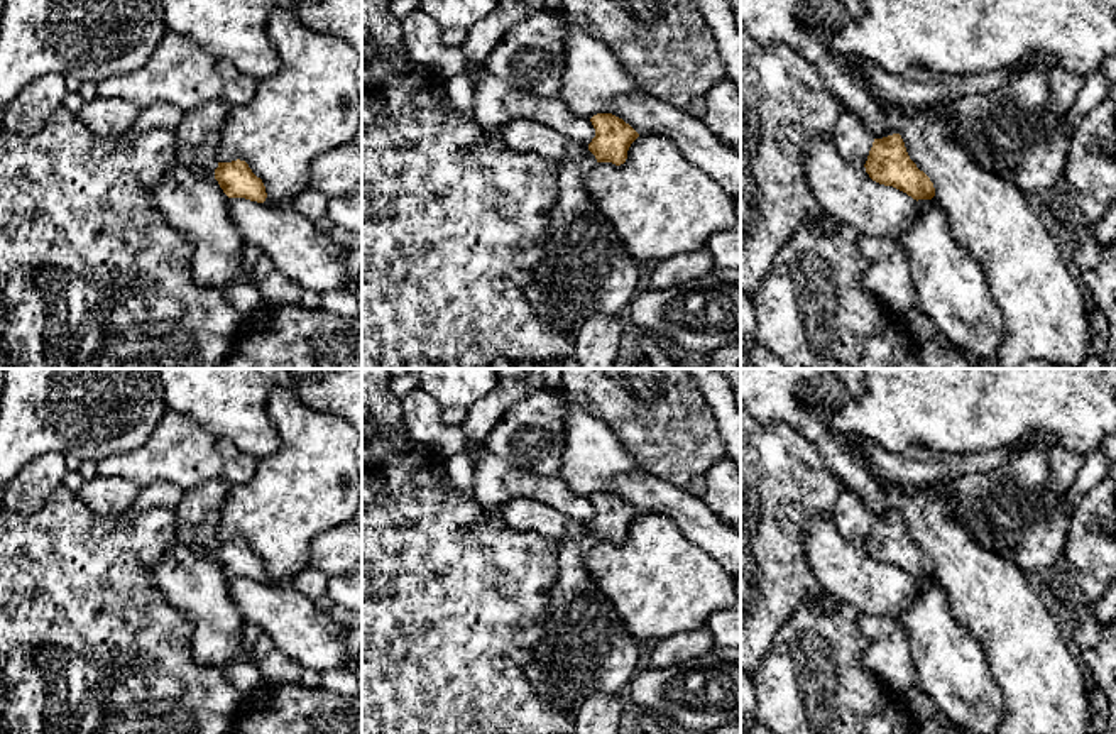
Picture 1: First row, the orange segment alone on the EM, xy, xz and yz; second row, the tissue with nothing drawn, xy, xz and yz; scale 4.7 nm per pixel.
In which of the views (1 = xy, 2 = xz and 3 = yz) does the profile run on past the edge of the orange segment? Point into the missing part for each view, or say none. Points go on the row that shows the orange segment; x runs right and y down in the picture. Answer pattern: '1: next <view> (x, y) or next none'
1: next xy (198, 134)
2: next xz (585, 271)
3: next none

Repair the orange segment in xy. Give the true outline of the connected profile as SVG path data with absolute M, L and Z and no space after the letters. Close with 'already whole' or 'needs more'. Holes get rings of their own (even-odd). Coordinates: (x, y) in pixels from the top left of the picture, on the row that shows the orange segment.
M215 100L186 112L176 129L176 157L188 167L213 171L215 179L228 198L245 198L264 203L267 198L265 186L245 161L218 161L223 123L232 108L233 107L225 100Z; needs more

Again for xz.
M612 113L590 118L595 137L588 151L577 159L558 162L558 198L550 211L548 232L541 238L543 257L524 296L536 316L555 321L563 331L577 331L590 318L622 316L643 286L637 262L627 252L610 222L597 210L587 191L587 176L597 162L621 166L627 159L631 144L639 134Z; needs more

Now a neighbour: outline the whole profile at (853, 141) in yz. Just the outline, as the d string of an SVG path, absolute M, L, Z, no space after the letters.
M842 108L832 132L835 151L852 166L864 166L873 147L874 137L864 120Z

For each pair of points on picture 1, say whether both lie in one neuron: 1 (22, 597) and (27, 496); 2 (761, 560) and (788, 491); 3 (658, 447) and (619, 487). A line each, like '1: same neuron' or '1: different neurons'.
1: different neurons
2: same neuron
3: different neurons

